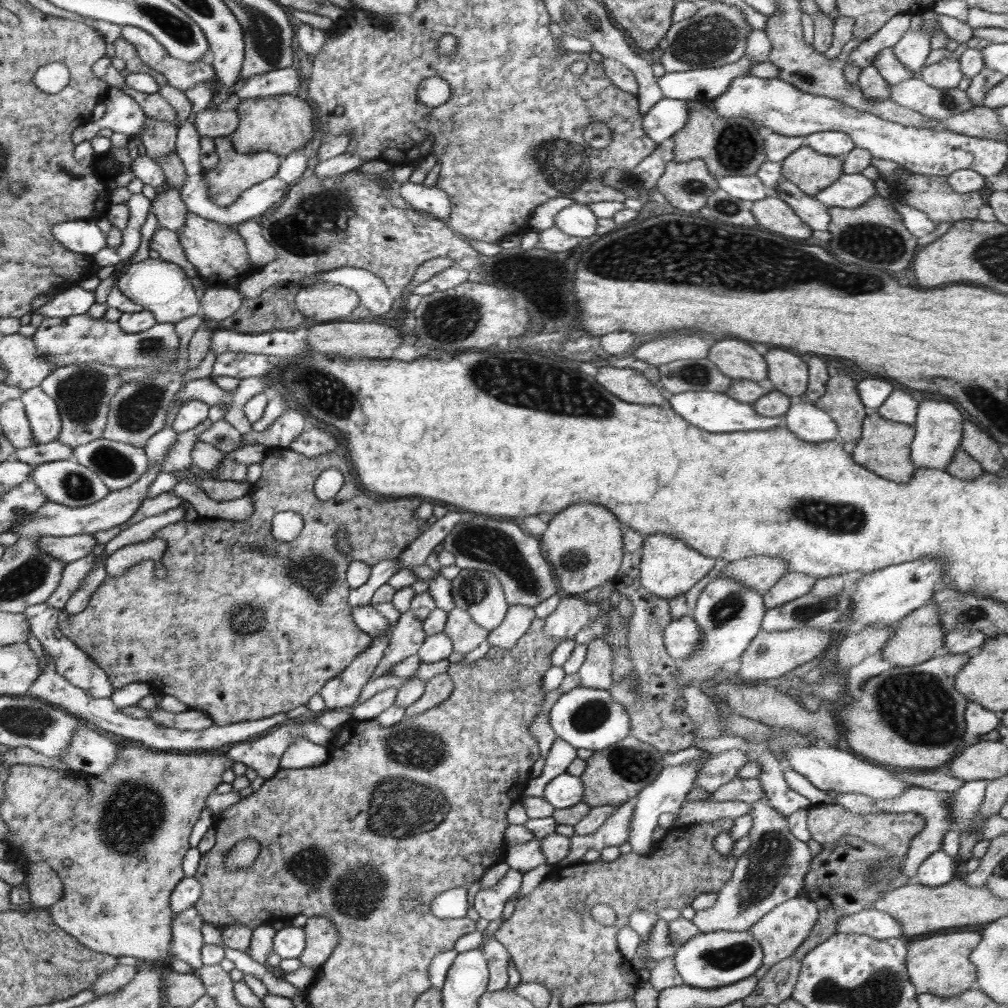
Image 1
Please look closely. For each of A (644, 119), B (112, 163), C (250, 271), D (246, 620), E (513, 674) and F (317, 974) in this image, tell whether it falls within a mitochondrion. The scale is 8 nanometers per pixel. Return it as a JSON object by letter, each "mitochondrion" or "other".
{"A":"other","B":"mitochondrion","C":"other","D":"mitochondrion","E":"other","F":"other"}

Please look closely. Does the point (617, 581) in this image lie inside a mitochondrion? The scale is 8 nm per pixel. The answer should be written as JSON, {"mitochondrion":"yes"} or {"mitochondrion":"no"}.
{"mitochondrion":"no"}

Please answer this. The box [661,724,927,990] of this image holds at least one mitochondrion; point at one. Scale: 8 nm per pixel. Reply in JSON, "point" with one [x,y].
{"point":[768,864]}

